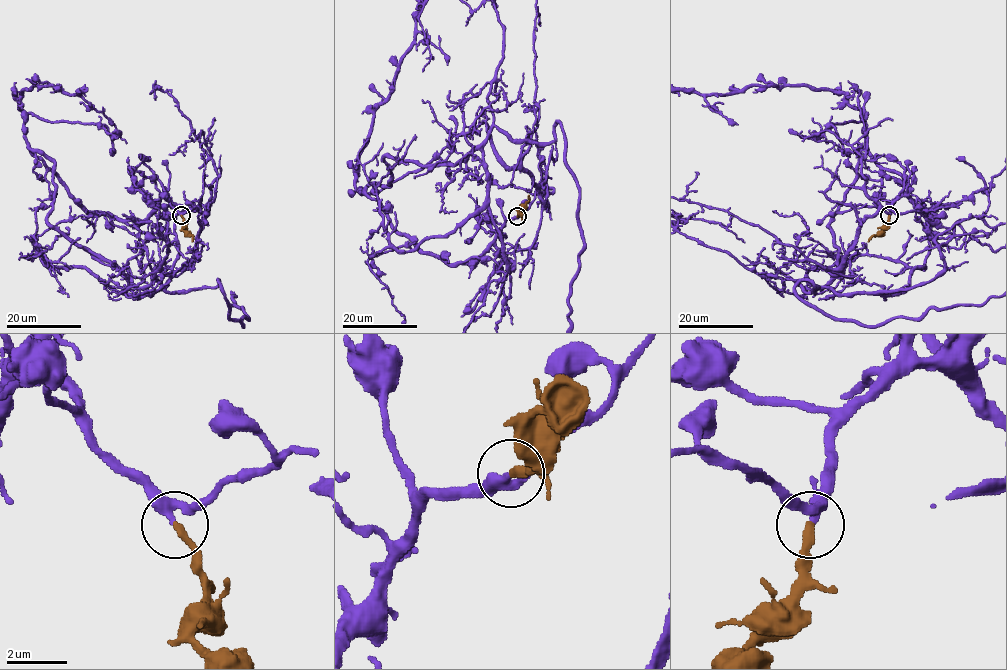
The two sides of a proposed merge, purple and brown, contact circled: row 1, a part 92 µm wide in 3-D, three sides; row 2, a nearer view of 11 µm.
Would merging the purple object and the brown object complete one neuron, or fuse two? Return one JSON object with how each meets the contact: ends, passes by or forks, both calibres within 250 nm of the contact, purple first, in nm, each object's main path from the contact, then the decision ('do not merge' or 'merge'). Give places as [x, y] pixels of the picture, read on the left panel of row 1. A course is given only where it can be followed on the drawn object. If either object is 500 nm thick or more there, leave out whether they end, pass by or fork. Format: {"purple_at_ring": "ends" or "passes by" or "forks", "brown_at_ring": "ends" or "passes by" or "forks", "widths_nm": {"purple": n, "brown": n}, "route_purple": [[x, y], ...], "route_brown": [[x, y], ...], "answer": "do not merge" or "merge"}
{"purple_at_ring": "passes by", "brown_at_ring": "ends", "widths_nm": {"purple": 300, "brown": 280}, "route_brown": [[181, 216], [184, 230], [193, 236], [192, 241]], "answer": "merge"}

